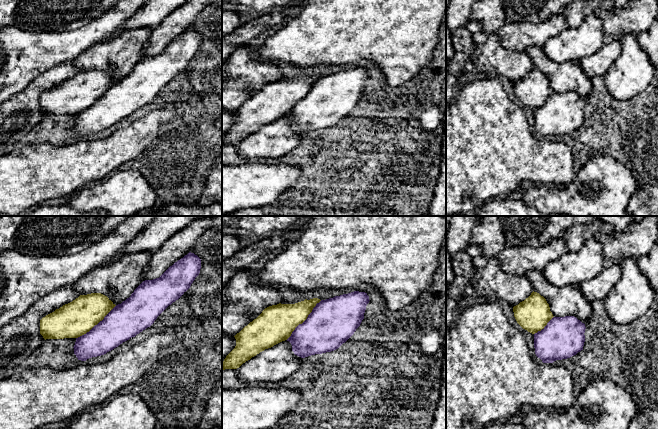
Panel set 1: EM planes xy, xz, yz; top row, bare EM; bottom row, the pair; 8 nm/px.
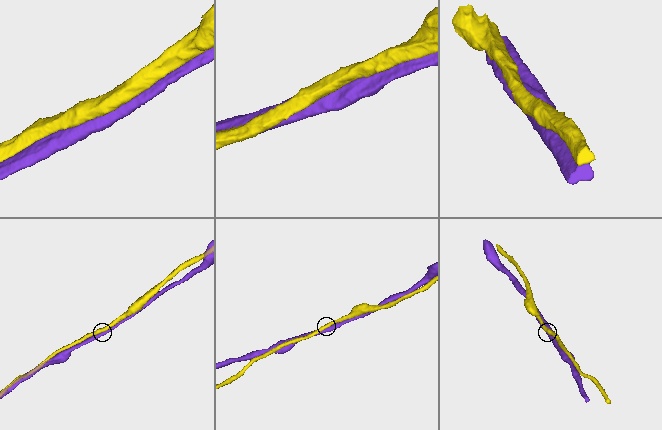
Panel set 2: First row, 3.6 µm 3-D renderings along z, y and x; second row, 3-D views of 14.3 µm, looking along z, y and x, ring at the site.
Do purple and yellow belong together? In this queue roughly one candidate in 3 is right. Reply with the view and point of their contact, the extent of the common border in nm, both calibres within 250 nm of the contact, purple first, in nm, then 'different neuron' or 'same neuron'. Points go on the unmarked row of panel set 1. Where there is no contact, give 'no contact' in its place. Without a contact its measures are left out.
xz (305, 96) | 420 nm | 380/300 nm | different neuron

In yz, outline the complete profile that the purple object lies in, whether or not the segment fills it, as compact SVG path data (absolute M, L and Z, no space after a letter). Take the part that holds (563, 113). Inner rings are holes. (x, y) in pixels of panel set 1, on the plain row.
M574 92L553 93L547 101L534 110L535 130L543 139L570 134L583 126L585 100Z

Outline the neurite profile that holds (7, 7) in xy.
M0 0L0 29L14 26L16 7L20 0Z

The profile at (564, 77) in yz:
M537 46L529 47L526 53L534 68L546 75L554 93L574 92L584 100L590 95L591 78L583 72L577 62L554 62L546 56L542 48Z

